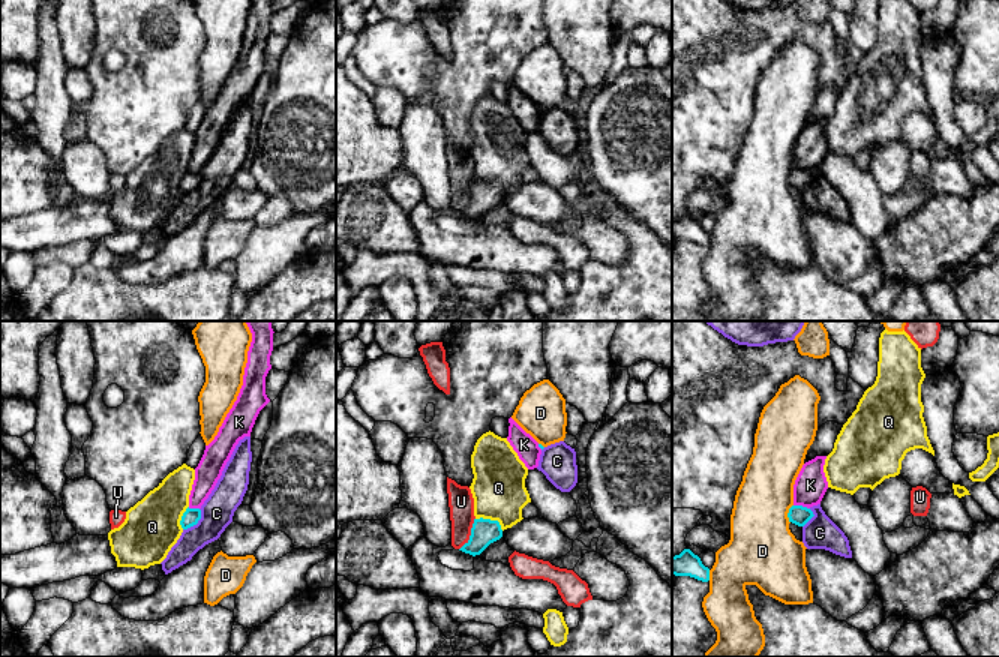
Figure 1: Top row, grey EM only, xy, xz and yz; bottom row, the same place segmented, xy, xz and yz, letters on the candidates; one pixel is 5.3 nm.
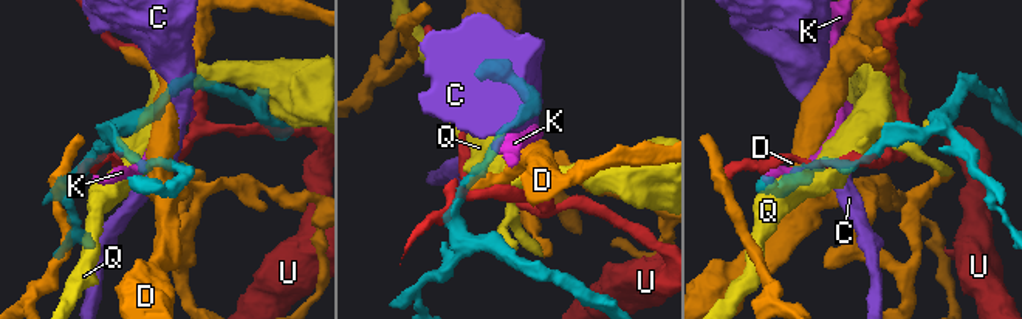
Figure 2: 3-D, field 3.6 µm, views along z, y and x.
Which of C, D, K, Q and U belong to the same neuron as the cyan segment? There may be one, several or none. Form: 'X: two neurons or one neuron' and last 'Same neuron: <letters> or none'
C: two neurons
D: two neurons
K: two neurons
Q: two neurons
U: two neurons
Same neuron: none

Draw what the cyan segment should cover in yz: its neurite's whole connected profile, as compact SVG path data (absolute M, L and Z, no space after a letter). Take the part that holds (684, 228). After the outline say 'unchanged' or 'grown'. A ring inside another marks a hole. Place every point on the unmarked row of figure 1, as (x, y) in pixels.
M684 213L680 219L672 220L672 238L690 240L702 246L710 244L710 232L690 213Z; unchanged

